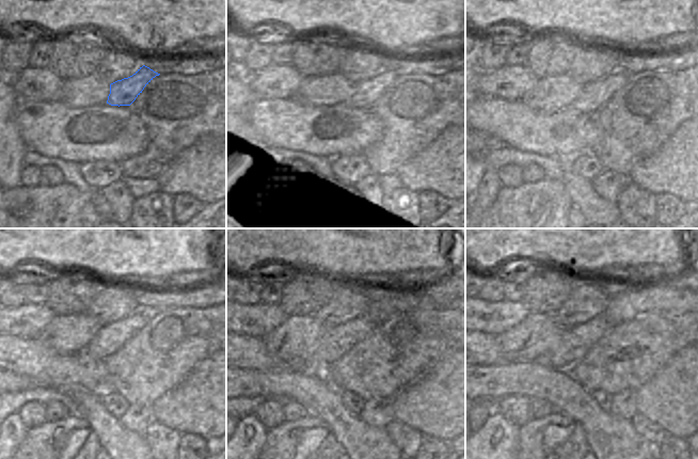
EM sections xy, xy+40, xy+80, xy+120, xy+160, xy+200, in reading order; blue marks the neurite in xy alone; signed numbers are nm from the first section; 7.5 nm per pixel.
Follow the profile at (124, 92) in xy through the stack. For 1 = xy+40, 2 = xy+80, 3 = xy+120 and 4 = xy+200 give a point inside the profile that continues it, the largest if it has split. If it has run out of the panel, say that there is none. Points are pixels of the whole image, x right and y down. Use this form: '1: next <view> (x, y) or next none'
1: next xy+40 (365, 93)
2: next xy+80 (593, 95)
3: next xy+120 (110, 337)
4: next xy+200 (576, 341)

